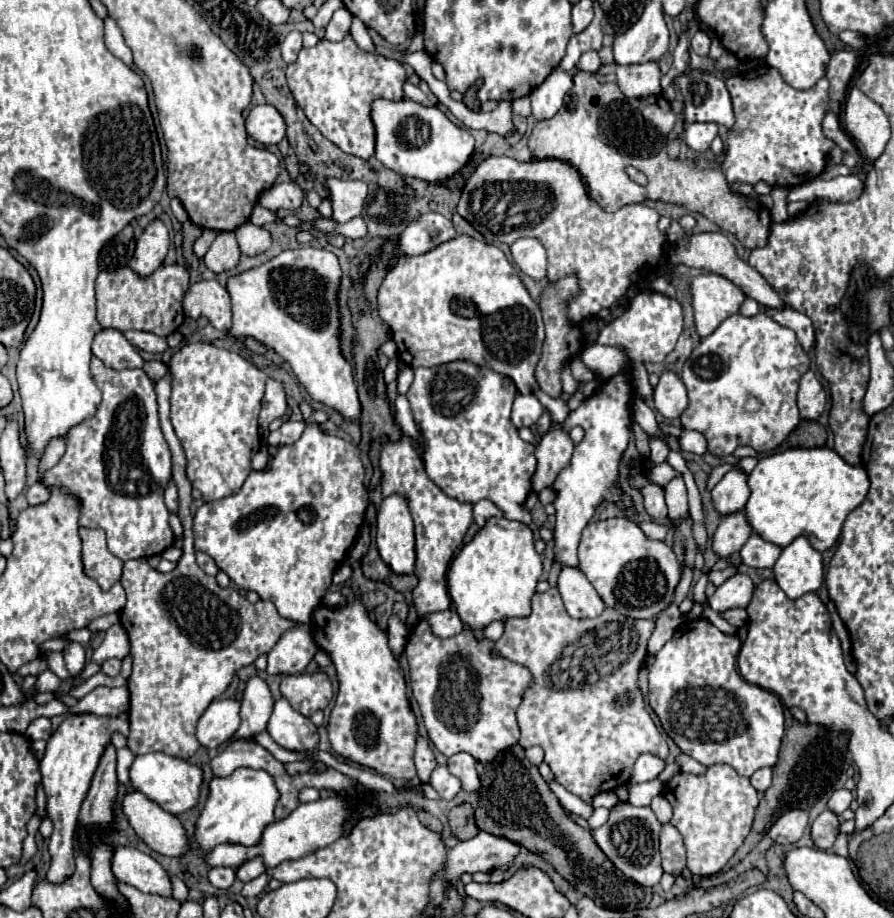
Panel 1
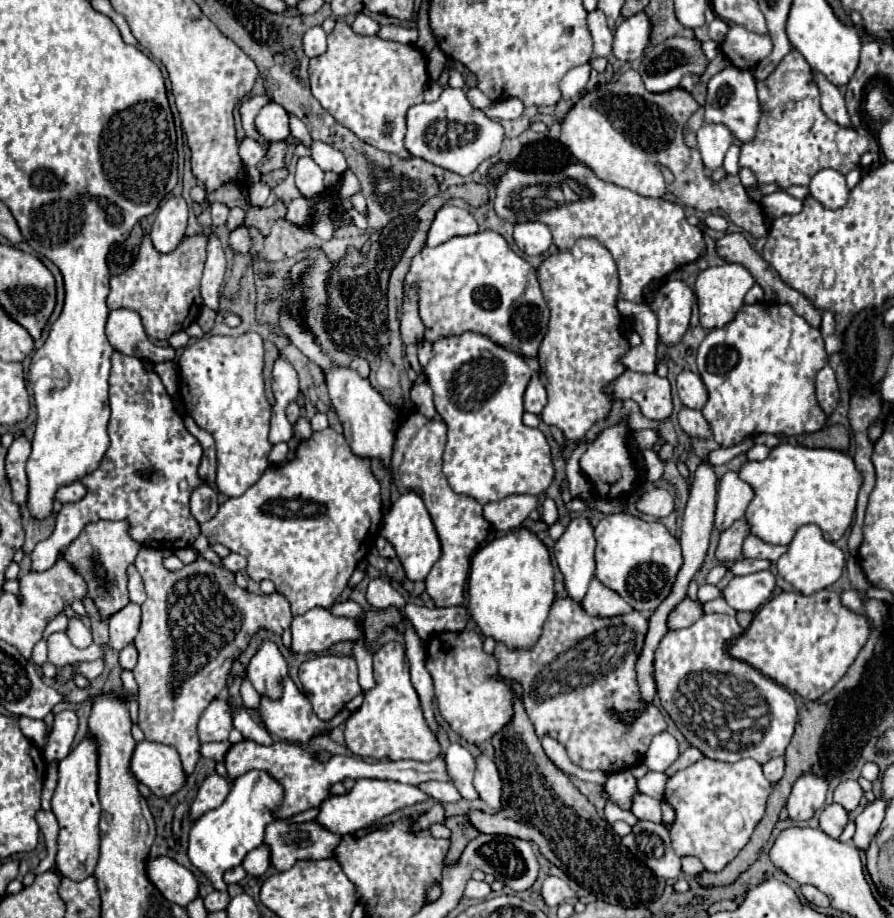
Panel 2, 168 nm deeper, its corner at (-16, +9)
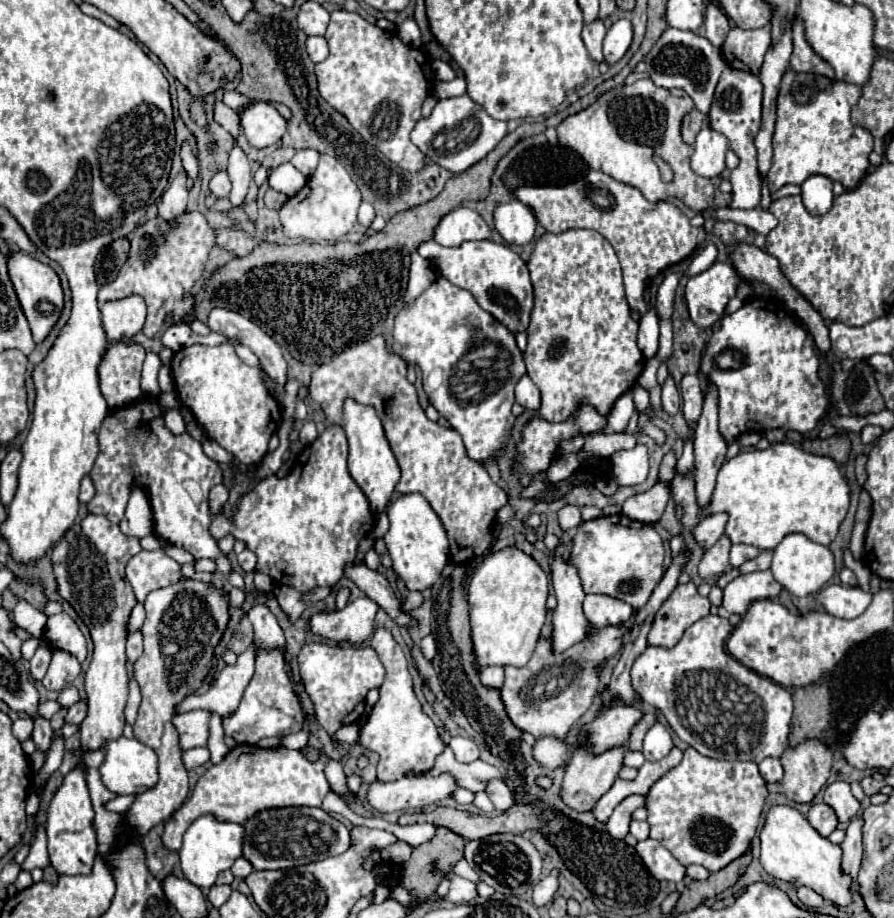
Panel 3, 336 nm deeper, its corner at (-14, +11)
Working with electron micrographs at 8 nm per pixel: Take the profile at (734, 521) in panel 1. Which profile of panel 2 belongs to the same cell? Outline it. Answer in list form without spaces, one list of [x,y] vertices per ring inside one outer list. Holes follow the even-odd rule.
[[[746,518],[736,520],[736,524],[732,524],[728,530],[724,530],[720,534],[720,544],[718,544],[718,550],[716,550],[716,558],[722,564],[742,560],[744,558],[742,556],[742,544],[744,544],[748,534],[750,534],[748,520]]]

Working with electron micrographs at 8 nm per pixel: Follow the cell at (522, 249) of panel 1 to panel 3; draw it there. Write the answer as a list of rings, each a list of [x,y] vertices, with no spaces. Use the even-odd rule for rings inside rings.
[[[510,200],[494,206],[494,228],[508,244],[528,244],[534,238],[536,218],[526,204]]]

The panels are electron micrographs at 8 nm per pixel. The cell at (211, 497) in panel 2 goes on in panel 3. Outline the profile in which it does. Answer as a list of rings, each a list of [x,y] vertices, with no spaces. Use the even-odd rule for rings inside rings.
[[[218,484],[210,490],[210,506],[214,512],[218,512],[226,504],[226,500],[228,500],[228,486]]]

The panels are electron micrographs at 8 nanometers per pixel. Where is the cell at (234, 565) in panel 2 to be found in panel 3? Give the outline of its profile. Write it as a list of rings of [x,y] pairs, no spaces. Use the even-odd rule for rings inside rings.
[[[246,548],[242,554],[238,554],[238,564],[244,568],[244,572],[254,572],[256,570],[256,554]]]

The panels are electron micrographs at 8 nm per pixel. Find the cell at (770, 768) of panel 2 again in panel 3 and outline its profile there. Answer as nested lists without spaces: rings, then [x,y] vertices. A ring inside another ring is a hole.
[[[764,758],[760,764],[760,774],[766,782],[780,782],[782,780],[782,764],[778,758]]]

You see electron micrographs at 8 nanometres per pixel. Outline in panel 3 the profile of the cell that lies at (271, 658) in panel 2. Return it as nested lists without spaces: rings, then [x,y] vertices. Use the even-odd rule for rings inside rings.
[[[256,602],[250,610],[248,610],[248,618],[254,624],[254,632],[256,632],[256,642],[262,648],[284,648],[284,632],[278,626],[276,616],[268,610],[266,604]]]

